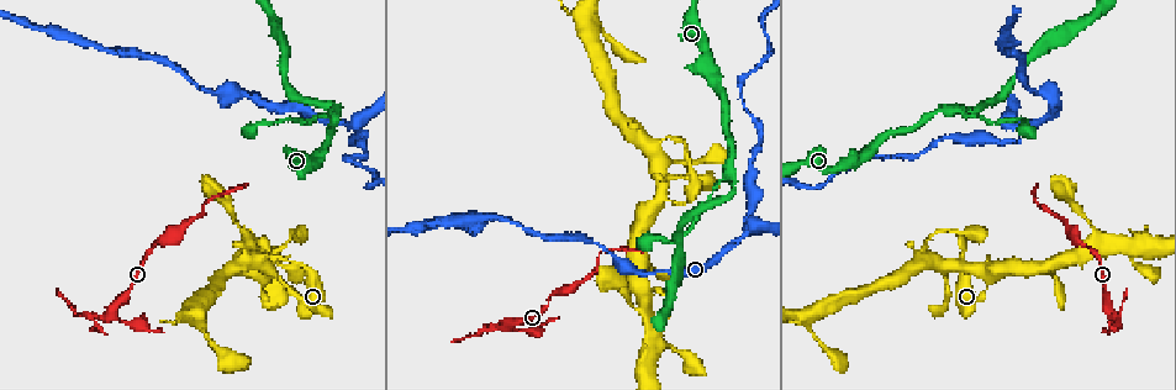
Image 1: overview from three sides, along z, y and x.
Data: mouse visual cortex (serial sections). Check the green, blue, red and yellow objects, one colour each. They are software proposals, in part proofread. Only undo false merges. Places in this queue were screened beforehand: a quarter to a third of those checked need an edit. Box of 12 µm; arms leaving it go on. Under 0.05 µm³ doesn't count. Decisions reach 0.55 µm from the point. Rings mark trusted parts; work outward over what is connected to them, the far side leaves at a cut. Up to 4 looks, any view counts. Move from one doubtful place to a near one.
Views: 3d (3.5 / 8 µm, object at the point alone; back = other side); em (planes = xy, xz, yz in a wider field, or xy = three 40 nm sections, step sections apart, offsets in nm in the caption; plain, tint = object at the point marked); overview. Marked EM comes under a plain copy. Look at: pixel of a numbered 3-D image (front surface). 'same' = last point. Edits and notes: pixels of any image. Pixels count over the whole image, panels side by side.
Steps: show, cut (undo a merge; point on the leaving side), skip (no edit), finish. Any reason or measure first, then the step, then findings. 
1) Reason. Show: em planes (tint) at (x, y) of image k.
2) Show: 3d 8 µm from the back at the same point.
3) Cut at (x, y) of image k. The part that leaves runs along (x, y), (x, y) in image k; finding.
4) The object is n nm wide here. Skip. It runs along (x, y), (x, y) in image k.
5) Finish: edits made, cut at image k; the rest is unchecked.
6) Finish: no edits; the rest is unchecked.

A narrow waist. Show: 3d 3.5 µm at (110, 316) of image 1.

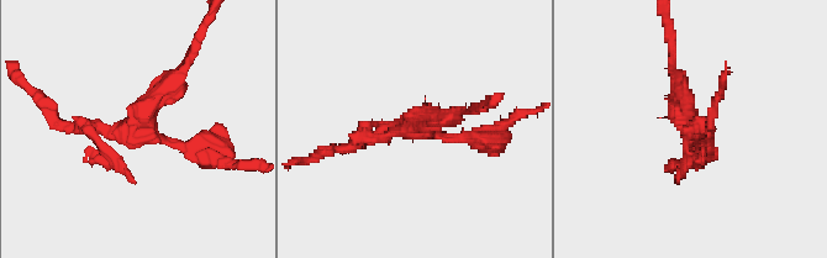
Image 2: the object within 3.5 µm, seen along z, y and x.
Show: em planes (tint) at (415, 128) of image 2.

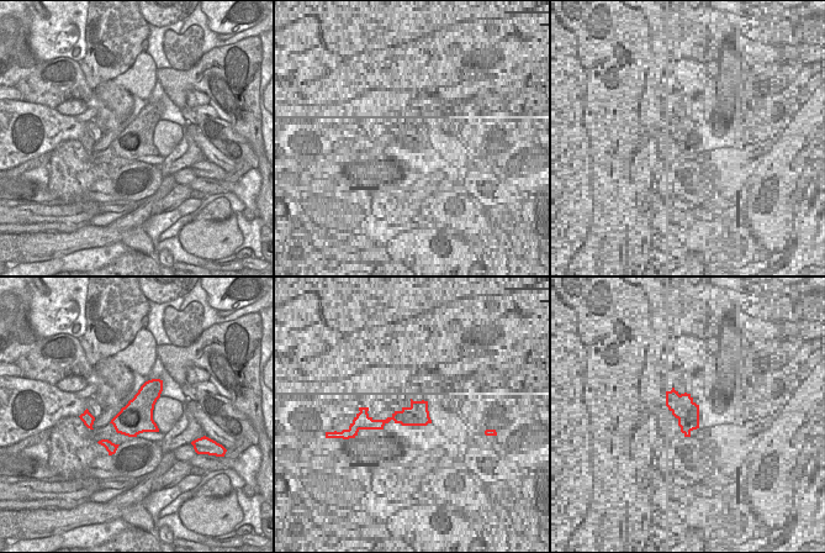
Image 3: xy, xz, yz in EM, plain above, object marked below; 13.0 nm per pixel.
Cut at (462, 137) of image 2. The part that leaves runs along (149, 132), (225, 162), (237, 162) in image 2; two cells meet here.

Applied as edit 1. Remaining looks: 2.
Small branch off a trunk. Show: 3d 3.5 µm from the back at (259, 260) of image 1.

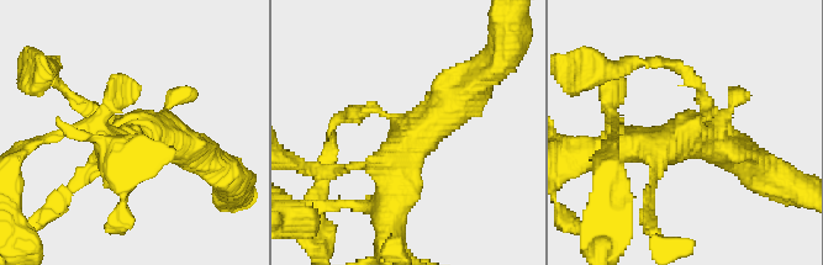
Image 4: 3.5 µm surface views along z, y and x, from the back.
Skip. It runs along (379, 206), (413, 137), (474, 84) in image 4; continuous, no second cell.

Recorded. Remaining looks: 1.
Finish: edits made, cut at image 2; the rest is unchecked.

